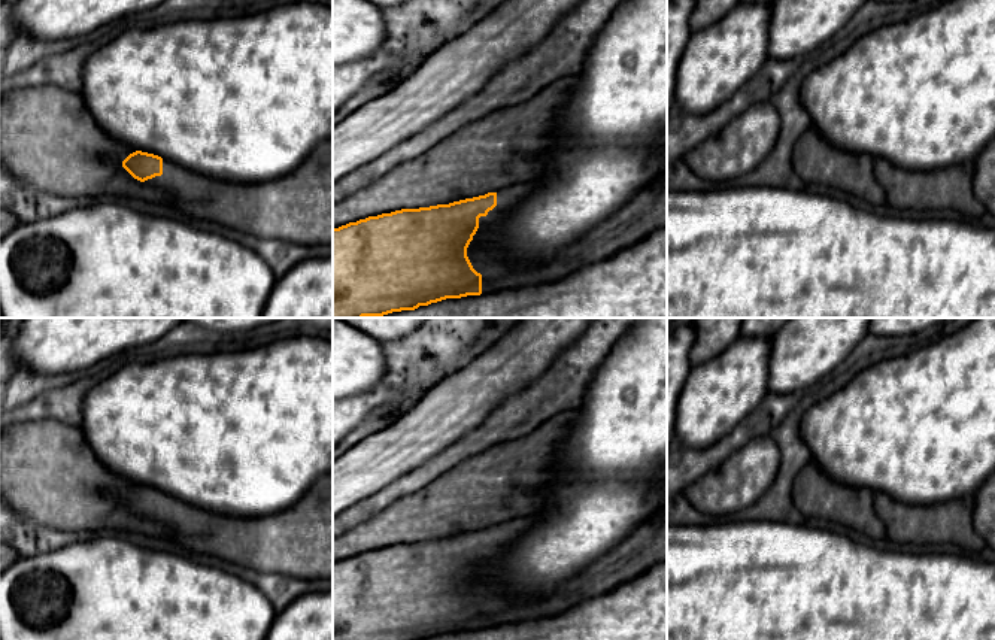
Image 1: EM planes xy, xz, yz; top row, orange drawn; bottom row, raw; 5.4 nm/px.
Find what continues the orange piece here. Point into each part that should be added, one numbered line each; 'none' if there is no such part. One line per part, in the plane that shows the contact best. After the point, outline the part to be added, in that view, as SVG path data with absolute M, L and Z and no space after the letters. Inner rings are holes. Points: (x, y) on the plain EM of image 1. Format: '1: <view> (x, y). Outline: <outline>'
1: xz (646, 545). Outline: M665 504L586 570L558 586L553 594L542 600L516 598L486 582L485 567L504 553L534 522L536 518L530 516L495 525L497 540L479 552L479 562L467 582L467 591L473 603L482 609L482 628L498 627L515 618L519 621L555 618L667 559Z

